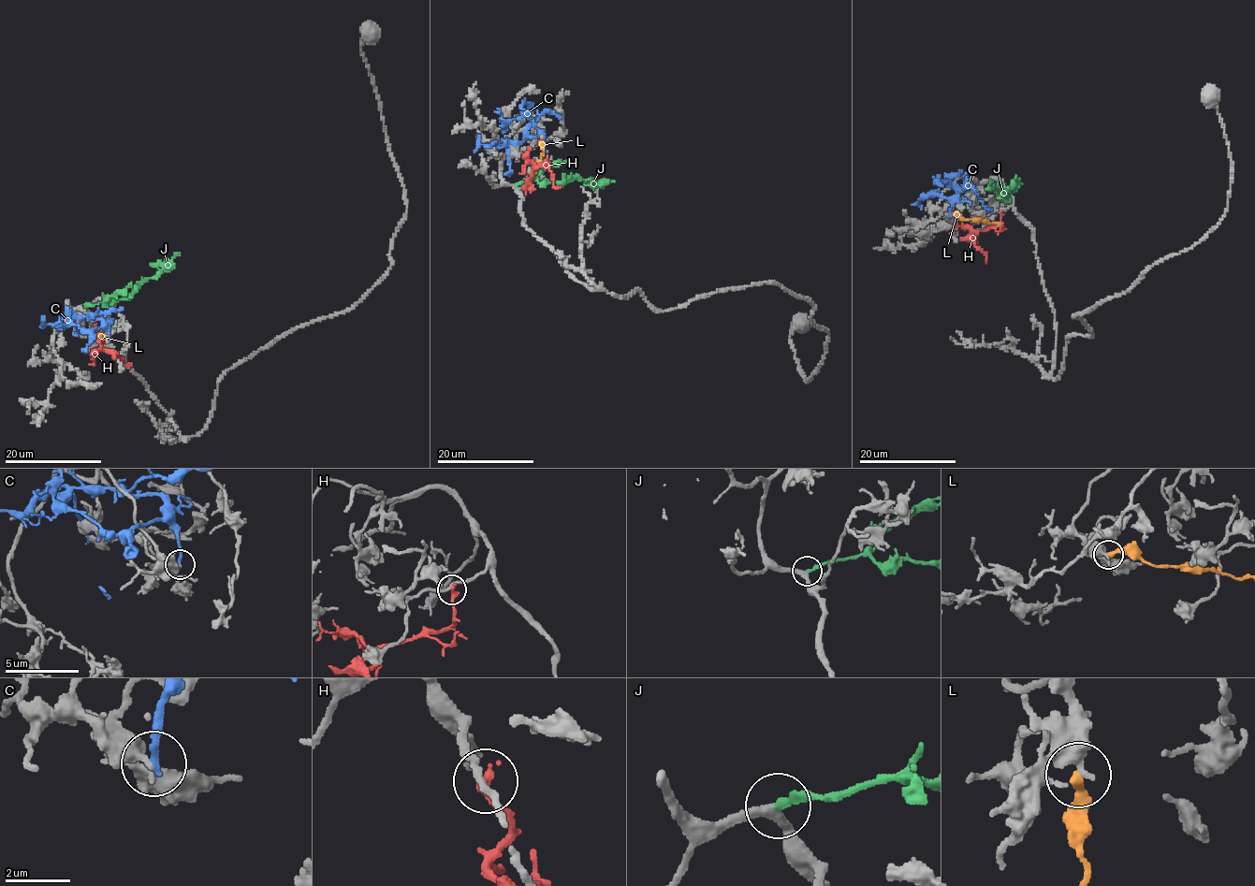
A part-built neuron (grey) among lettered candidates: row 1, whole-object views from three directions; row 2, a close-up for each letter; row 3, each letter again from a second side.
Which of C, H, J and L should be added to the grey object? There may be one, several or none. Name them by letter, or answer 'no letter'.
J

